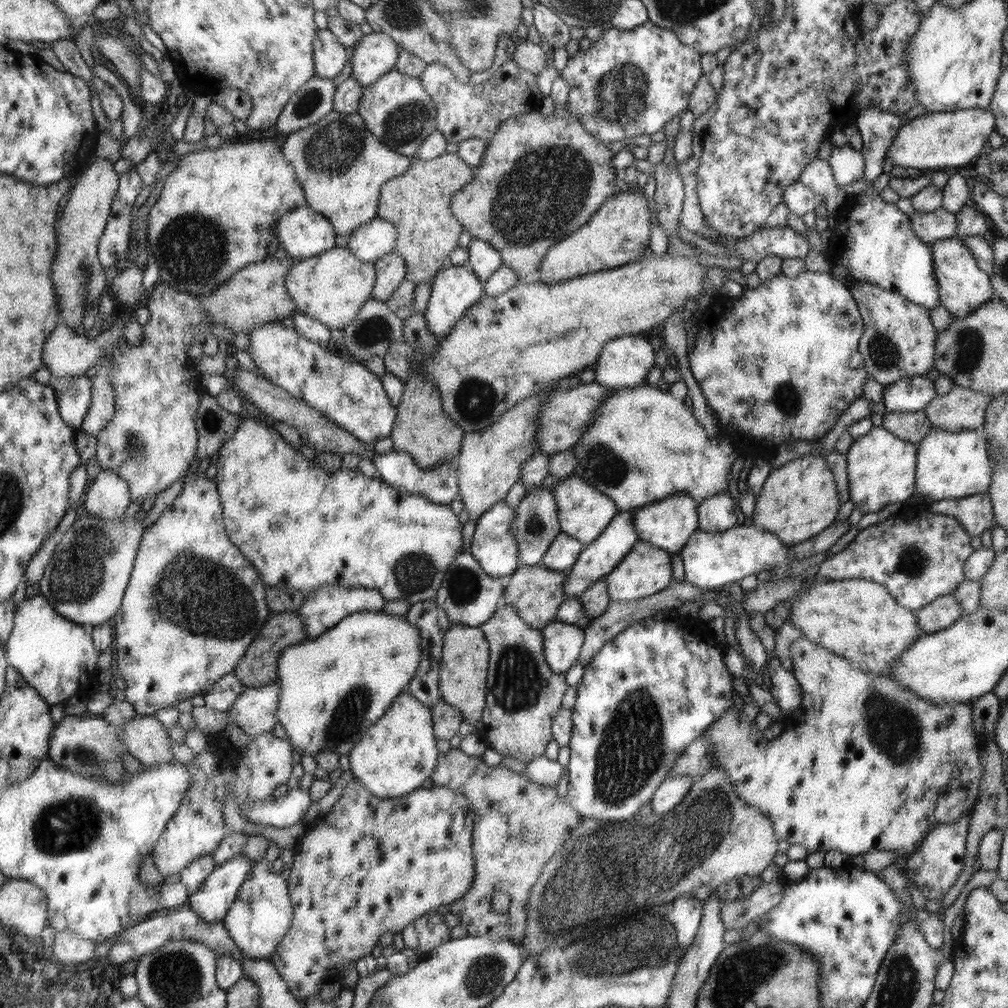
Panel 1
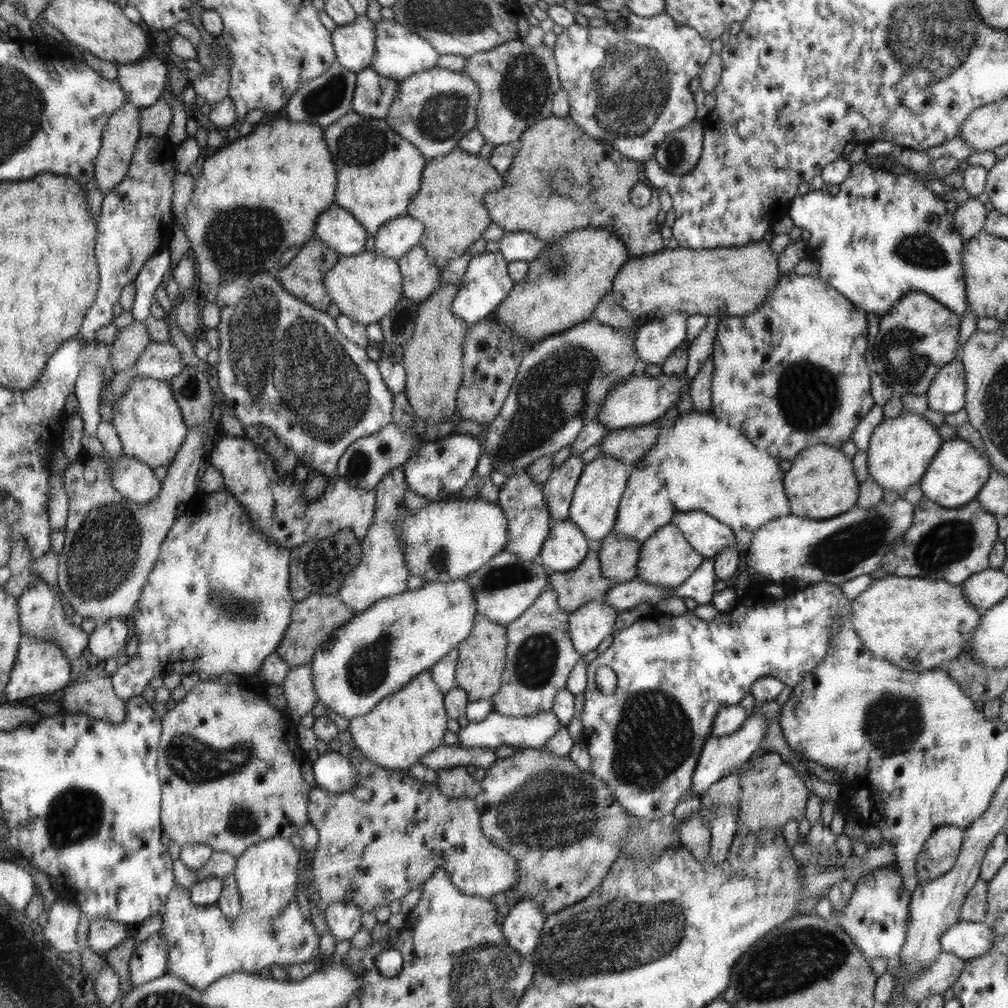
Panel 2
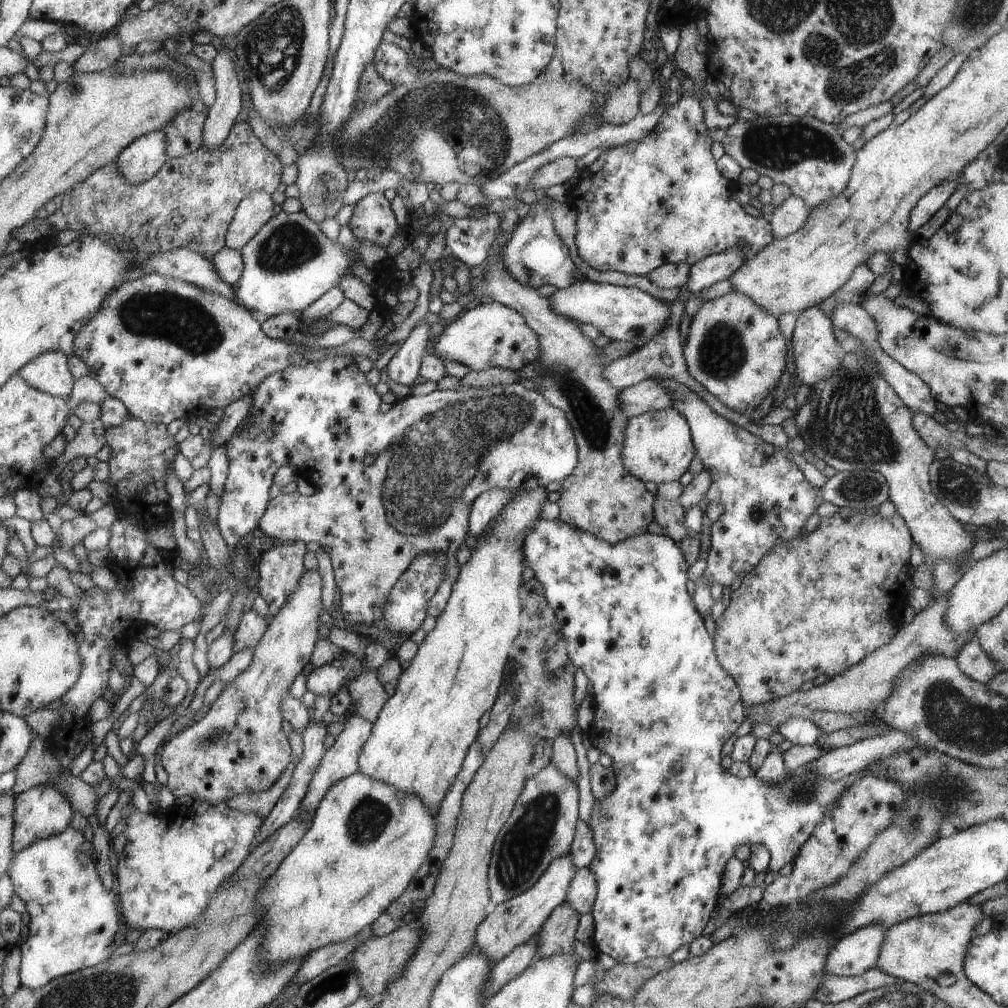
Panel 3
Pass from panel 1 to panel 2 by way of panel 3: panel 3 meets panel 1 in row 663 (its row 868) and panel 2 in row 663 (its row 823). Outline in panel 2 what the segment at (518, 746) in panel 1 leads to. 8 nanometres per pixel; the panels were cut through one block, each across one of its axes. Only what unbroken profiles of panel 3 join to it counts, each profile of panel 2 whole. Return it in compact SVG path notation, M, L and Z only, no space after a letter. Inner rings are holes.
M547 589L537 599L530 609L525 610L517 621L506 625L506 637L509 644L506 646L506 665L502 672L502 684L497 694L491 699L493 710L507 717L522 717L538 715L553 708L558 692L567 685L570 672L578 662L582 654L574 649L573 639L569 632L570 612L562 610L559 606L559 596L554 590Z

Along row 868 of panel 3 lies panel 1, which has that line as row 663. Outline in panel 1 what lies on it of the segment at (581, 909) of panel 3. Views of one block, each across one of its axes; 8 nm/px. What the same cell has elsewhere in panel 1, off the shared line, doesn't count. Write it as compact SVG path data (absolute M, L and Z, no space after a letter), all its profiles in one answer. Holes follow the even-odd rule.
M677 580L670 581L668 588L662 590L661 593L652 594L650 597L639 599L638 601L624 601L615 602L611 601L608 608L598 617L593 618L592 622L584 628L585 631L585 644L581 648L581 656L579 662L583 666L596 656L600 649L607 643L610 642L615 636L618 636L623 630L626 630L633 622L638 622L642 618L661 616L664 611L668 609L680 608L686 604L686 602L698 603L700 607L708 604L718 605L718 594L719 591L702 590L697 588L689 580Z

